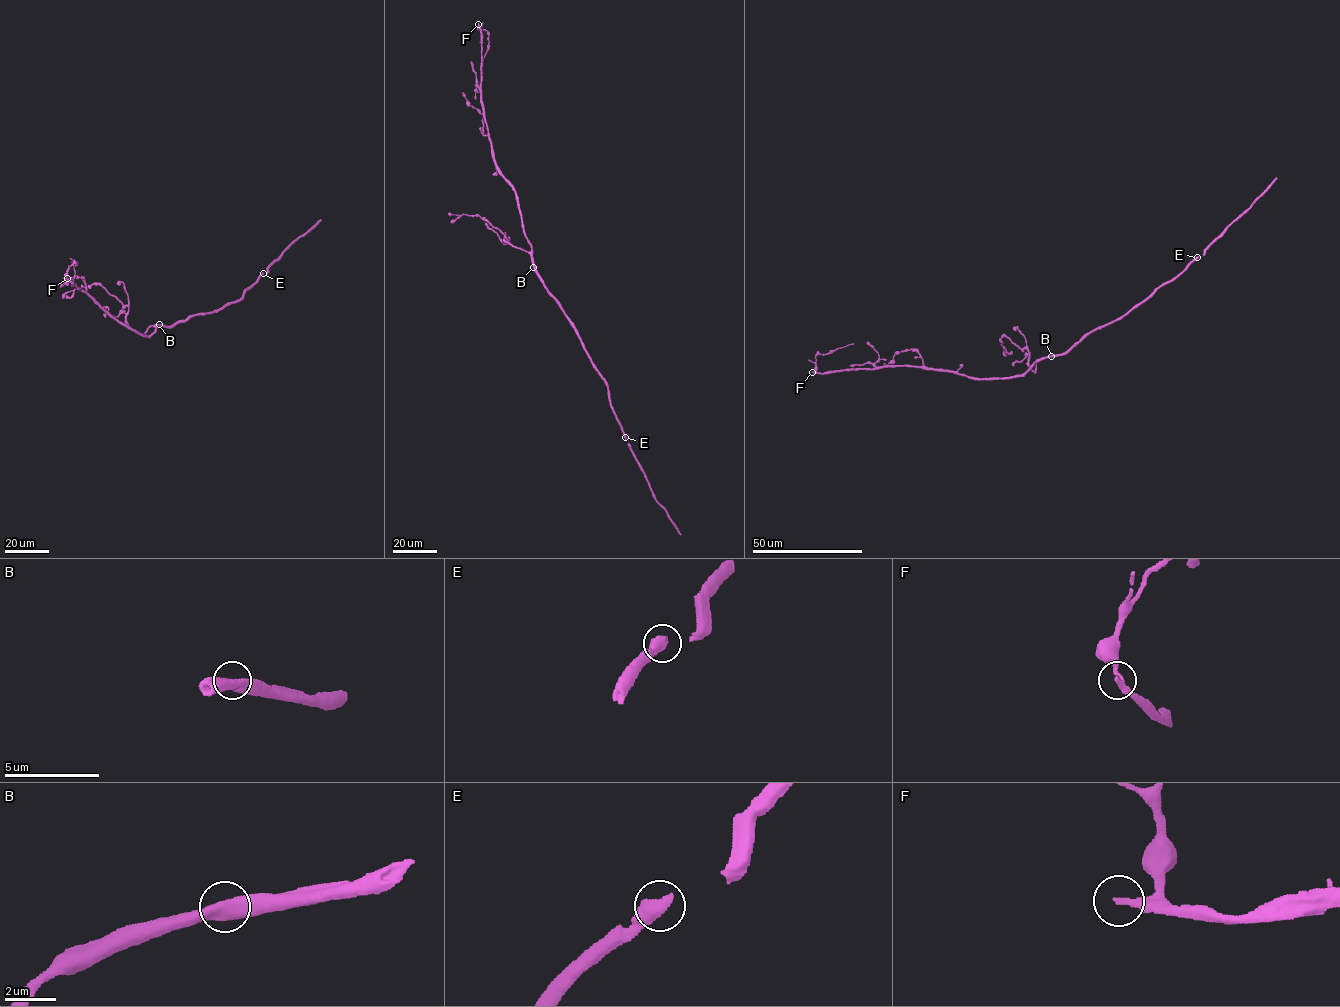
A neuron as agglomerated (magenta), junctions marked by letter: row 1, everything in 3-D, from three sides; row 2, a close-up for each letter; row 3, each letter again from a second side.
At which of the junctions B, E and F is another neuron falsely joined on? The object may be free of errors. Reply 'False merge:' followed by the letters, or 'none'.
False merge: none

